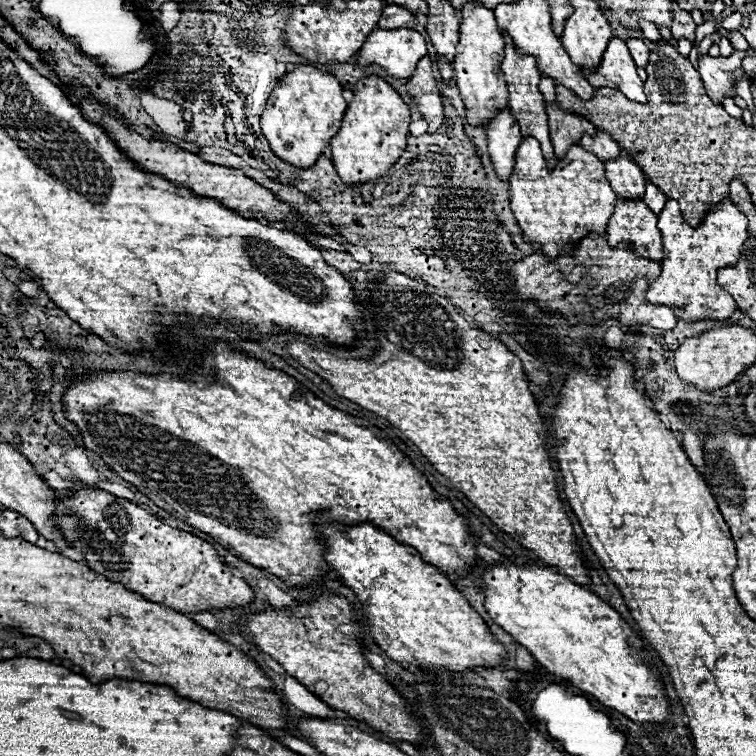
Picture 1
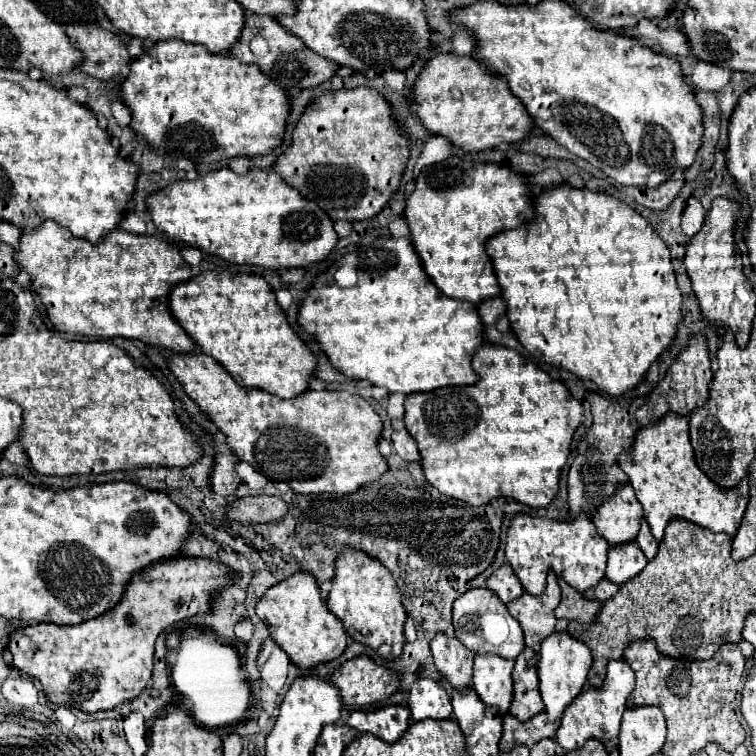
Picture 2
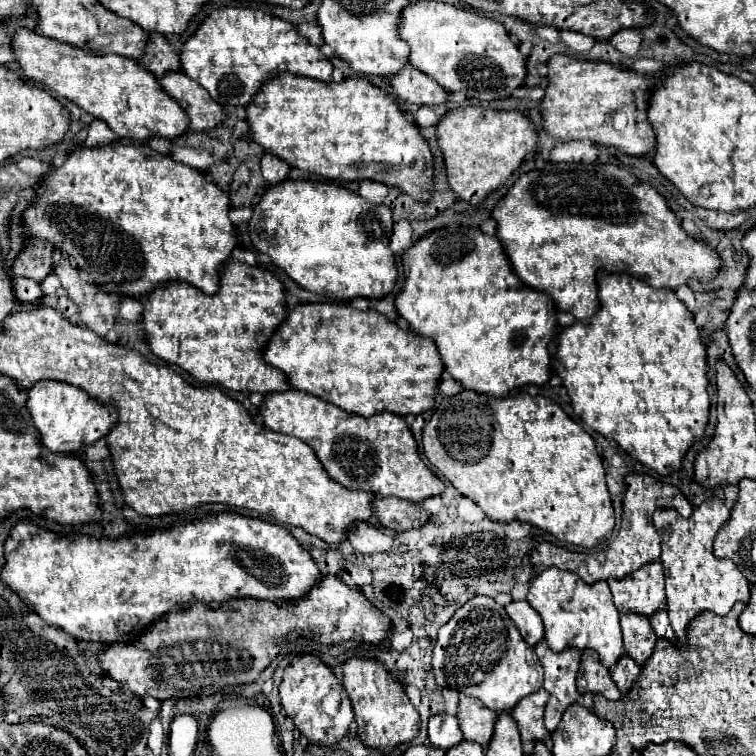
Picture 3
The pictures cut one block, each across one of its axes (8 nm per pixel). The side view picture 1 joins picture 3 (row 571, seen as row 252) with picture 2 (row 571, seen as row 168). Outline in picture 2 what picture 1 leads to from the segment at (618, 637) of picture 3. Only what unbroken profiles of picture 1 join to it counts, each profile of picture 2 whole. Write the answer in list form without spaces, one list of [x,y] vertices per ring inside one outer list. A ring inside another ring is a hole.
[[[520,514],[512,520],[506,538],[506,558],[524,586],[524,590],[532,596],[540,596],[546,588],[546,574],[554,570],[556,576],[564,578],[574,590],[586,592],[590,586],[602,580],[606,560],[608,560],[608,544],[596,532],[594,522],[580,514],[572,522],[556,522],[548,518],[532,518]]]

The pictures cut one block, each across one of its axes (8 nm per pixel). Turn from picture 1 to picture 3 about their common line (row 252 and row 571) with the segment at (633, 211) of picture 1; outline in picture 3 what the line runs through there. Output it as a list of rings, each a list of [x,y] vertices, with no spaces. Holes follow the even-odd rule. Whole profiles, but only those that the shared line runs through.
[[[660,562],[642,566],[626,580],[610,578],[608,586],[612,590],[614,604],[620,614],[632,612],[650,618],[658,610],[666,610],[664,572]]]

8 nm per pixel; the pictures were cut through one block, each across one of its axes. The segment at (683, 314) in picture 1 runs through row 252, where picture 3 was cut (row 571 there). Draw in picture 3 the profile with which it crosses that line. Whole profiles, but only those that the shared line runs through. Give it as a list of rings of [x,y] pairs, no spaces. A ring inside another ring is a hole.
[[[710,498],[702,506],[694,508],[692,516],[680,518],[676,510],[656,510],[652,524],[656,530],[668,526],[670,532],[662,532],[662,566],[666,576],[666,596],[668,596],[668,616],[670,626],[686,646],[686,630],[690,620],[694,620],[702,612],[714,612],[724,616],[732,610],[732,606],[742,600],[750,600],[750,584],[746,582],[744,574],[734,566],[730,560],[720,560],[712,554],[714,534],[726,524],[730,518],[730,510],[724,506],[722,500]]]

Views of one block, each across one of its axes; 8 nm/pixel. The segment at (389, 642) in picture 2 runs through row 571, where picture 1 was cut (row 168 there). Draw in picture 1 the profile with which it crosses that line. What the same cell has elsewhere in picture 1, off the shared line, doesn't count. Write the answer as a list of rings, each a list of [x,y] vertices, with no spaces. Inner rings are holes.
[[[374,74],[360,78],[352,94],[354,98],[344,112],[342,126],[330,140],[332,162],[342,182],[372,182],[378,176],[384,176],[390,166],[402,156],[406,148],[406,138],[410,134],[410,108],[386,80]]]

